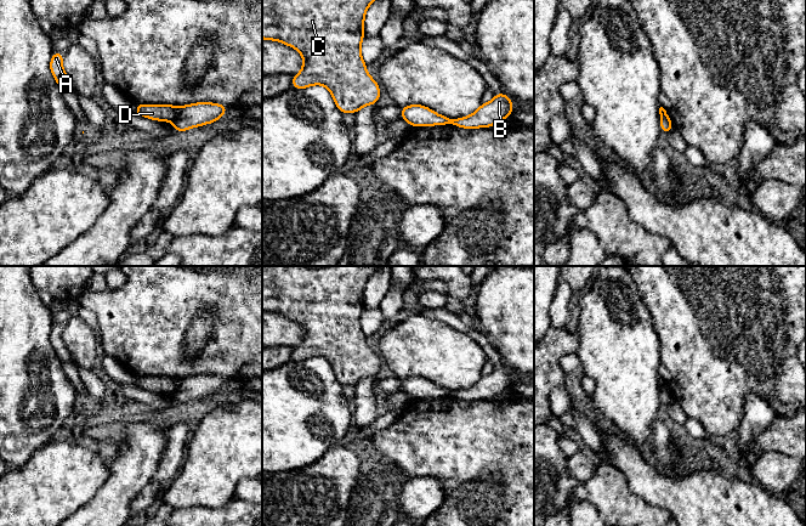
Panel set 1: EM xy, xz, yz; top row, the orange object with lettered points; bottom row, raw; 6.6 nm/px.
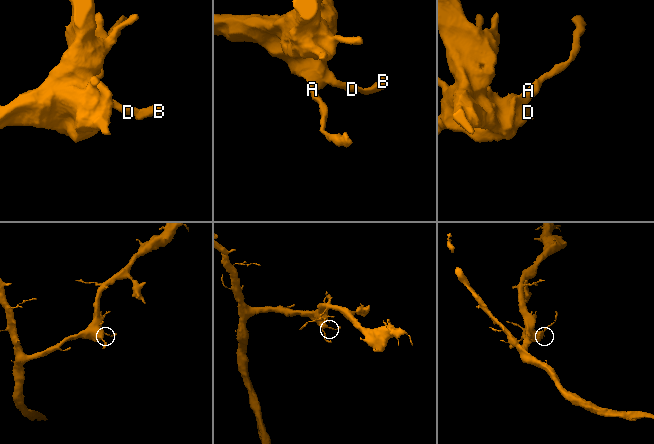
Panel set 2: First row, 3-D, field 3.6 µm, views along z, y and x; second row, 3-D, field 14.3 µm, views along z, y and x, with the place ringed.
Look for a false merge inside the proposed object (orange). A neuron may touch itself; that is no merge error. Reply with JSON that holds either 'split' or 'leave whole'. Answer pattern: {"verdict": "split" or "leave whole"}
{"verdict": "split"}

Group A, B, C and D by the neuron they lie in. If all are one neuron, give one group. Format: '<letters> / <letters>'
A C D / B

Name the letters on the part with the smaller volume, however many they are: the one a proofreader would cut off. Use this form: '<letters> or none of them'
B

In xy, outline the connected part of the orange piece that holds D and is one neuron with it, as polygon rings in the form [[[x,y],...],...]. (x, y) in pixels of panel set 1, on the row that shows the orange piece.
[[[137,104],[135,113],[152,120],[172,121],[180,112],[180,107],[170,104]]]

